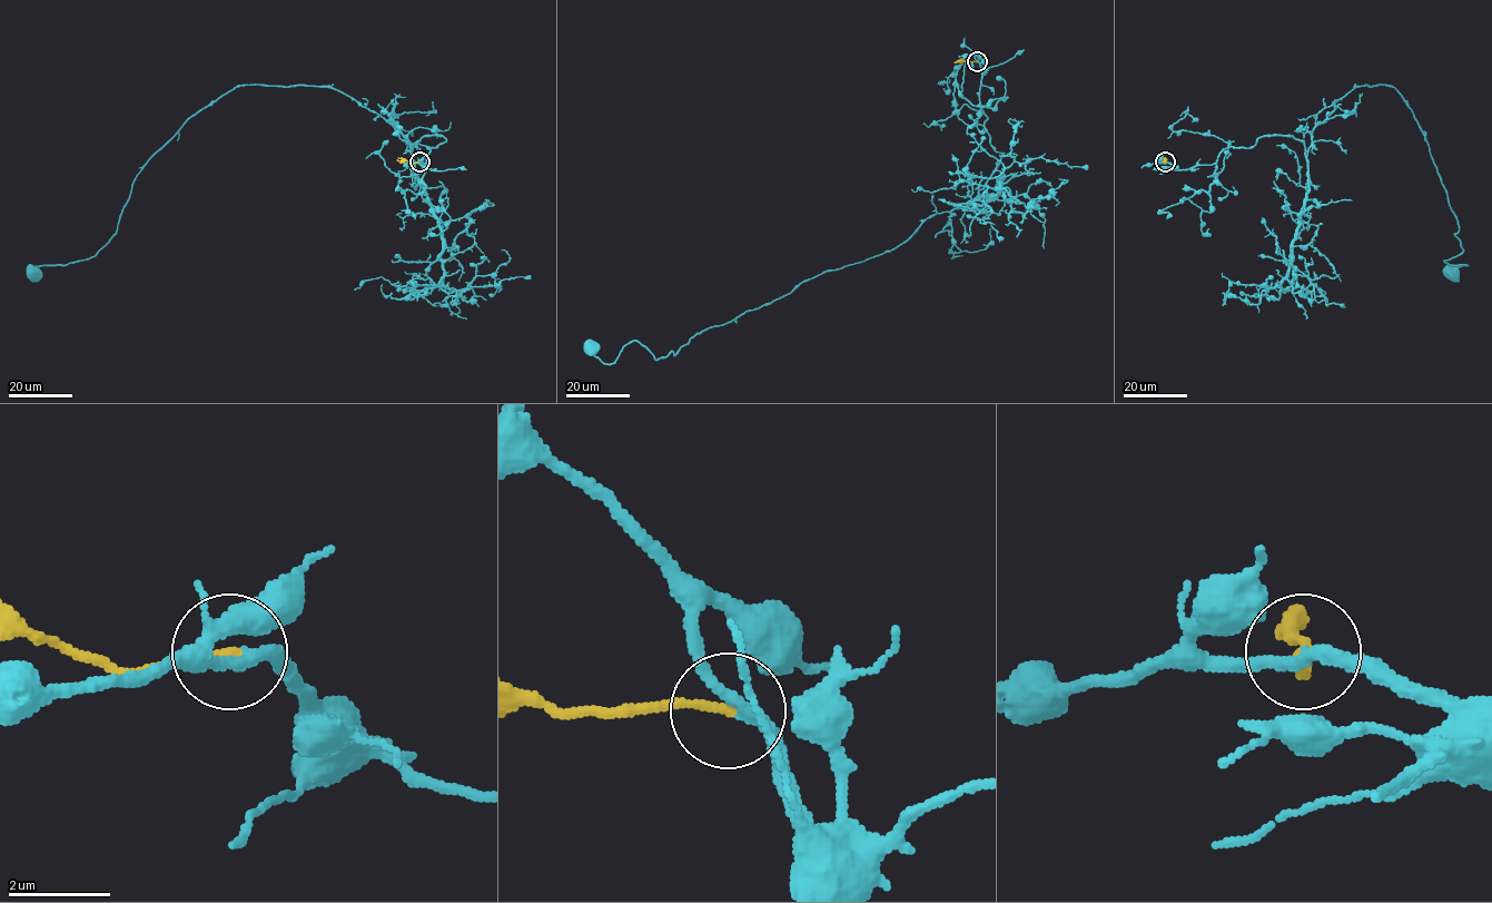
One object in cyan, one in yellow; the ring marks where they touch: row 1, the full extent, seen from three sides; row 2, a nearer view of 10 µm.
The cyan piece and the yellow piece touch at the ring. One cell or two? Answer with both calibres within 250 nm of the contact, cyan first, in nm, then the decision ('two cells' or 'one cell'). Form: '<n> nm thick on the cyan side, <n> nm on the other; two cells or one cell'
240 nm thick on the cyan side, 160 nm on the other; one cell

